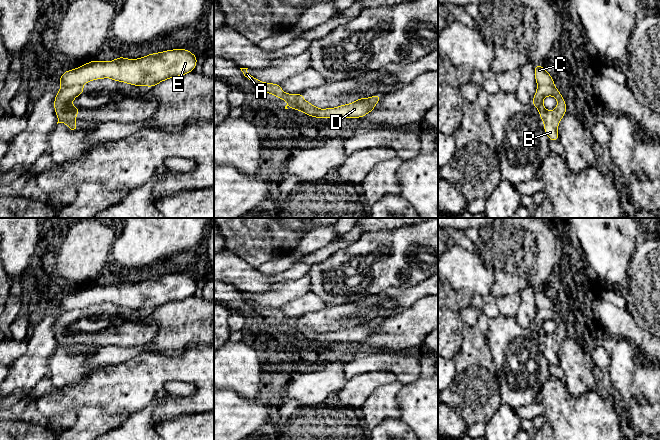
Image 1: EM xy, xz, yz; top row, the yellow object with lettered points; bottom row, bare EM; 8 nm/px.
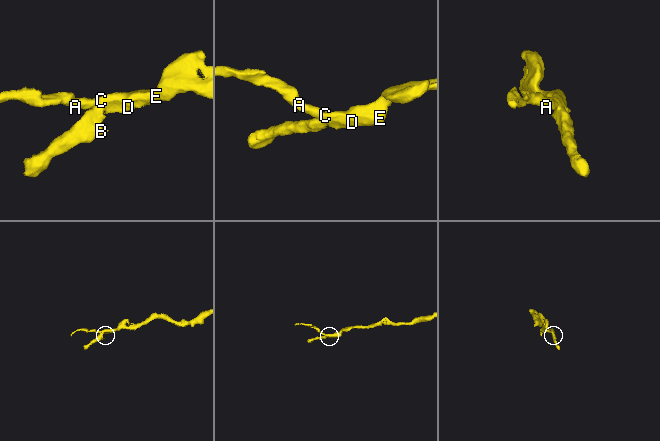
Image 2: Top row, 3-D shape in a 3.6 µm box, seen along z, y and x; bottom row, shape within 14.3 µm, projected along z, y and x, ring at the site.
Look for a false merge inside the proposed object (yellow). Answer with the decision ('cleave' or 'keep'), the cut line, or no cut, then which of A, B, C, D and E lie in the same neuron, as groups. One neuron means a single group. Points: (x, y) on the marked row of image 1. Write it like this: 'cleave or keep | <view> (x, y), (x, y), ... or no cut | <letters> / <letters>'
cleave | xy (80, 84), (62, 87) | A C D E / B

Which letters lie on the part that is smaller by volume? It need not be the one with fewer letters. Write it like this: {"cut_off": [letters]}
{"cut_off": ["B"]}

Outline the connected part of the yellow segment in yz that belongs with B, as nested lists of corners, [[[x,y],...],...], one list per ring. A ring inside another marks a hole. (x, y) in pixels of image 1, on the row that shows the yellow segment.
[[[538,85],[532,100],[532,105],[534,105],[539,111],[541,120],[544,123],[544,131],[550,141],[559,141],[557,128],[561,119],[567,113],[565,99],[559,90],[555,85]],[[547,96],[553,96],[557,100],[557,107],[554,108],[553,111],[548,111],[543,105],[543,100]]]

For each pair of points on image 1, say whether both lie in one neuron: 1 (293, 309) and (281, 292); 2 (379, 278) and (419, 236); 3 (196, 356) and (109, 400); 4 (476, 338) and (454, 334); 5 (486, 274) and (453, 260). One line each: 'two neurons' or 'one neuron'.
1: two neurons
2: one neuron
3: one neuron
4: two neurons
5: one neuron

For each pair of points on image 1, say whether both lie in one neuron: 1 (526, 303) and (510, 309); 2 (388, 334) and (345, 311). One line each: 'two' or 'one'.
1: two
2: two

